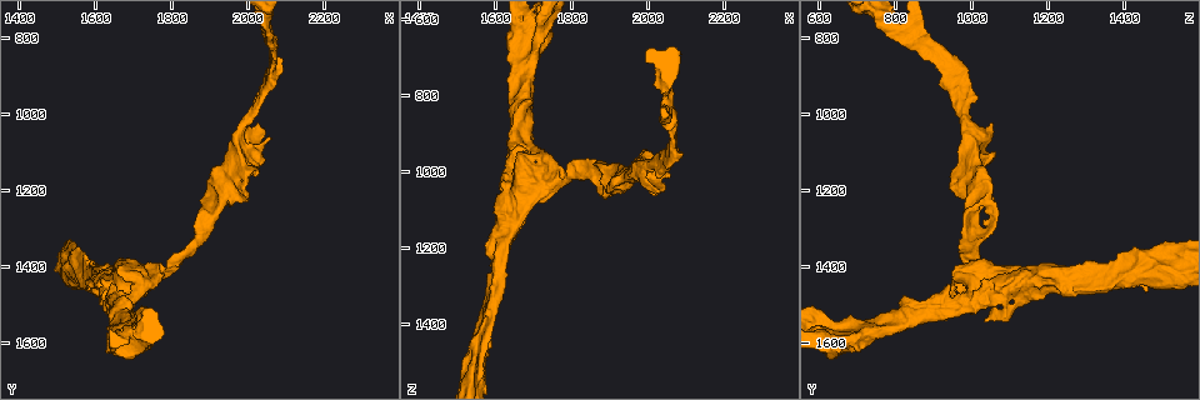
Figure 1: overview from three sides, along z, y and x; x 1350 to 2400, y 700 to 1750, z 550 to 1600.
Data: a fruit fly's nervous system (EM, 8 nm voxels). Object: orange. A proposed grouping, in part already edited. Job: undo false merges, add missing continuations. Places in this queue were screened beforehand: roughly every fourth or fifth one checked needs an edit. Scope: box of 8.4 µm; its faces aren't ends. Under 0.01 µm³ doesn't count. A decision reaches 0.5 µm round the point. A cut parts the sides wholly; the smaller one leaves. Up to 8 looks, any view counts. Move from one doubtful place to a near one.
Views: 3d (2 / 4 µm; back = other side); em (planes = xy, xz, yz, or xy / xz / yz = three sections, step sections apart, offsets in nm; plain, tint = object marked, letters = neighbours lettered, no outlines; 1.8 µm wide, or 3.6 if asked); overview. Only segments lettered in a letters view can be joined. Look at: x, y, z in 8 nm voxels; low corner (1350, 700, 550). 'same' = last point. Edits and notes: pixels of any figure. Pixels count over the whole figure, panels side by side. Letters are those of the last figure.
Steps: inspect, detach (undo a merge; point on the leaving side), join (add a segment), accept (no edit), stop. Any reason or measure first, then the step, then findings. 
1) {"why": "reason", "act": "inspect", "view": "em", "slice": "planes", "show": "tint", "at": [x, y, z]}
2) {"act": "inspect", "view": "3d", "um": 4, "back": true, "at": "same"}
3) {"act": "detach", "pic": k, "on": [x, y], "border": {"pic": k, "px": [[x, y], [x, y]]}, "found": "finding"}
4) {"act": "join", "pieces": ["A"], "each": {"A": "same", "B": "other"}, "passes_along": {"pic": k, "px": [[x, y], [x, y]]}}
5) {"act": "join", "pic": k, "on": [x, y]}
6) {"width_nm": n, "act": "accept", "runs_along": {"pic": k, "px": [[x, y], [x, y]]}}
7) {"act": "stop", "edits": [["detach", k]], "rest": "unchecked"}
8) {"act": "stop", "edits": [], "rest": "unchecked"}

{"why": "branch stops here", "act": "inspect", "view": "em", "slice": "xy", "step": 8, "show": "tint", "at": [2050, 875, 985]}

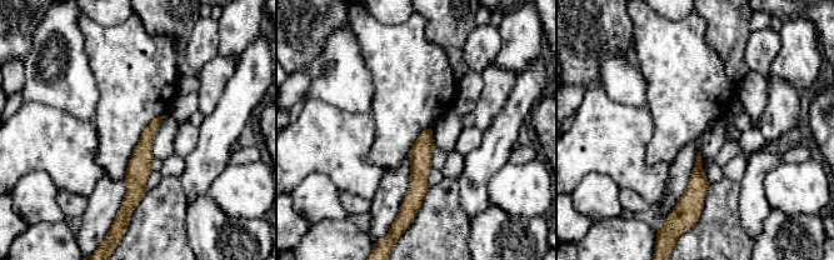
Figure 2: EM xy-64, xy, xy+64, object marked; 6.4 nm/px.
{"act": "inspect", "view": "em", "slice": "xy", "step": 8, "show": "letters", "at": "same"}

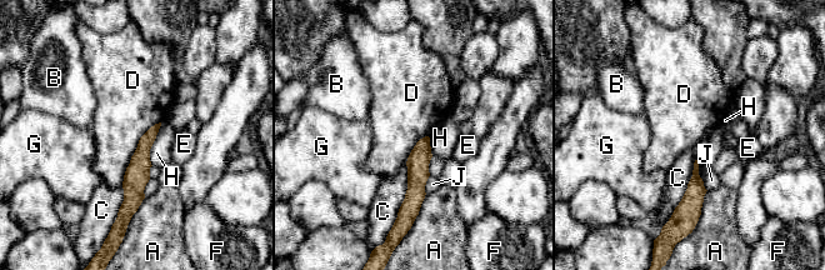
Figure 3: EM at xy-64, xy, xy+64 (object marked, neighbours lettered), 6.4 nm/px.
{"act": "accept", "each": {"A": "other", "B": "other", "C": "other", "D": "other", "E": "other", "F": "other", "G": "other", "H": "other", "J": "other"}, "border": {"pic": 3, "px": [[160, 121], [140, 138], [121, 185]]}, "found": "none of them fits"}

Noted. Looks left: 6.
{"why": "two arms in line, one across", "act": "inspect", "view": "3d", "um": 4, "at": [1935, 1195, 1010]}

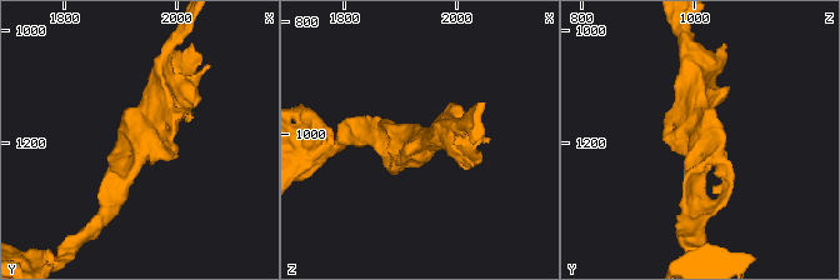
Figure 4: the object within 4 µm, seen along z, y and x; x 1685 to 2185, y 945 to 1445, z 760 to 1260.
{"act": "inspect", "view": "em", "slice": "planes", "show": "plain", "at": [1940, 1205, 1015]}

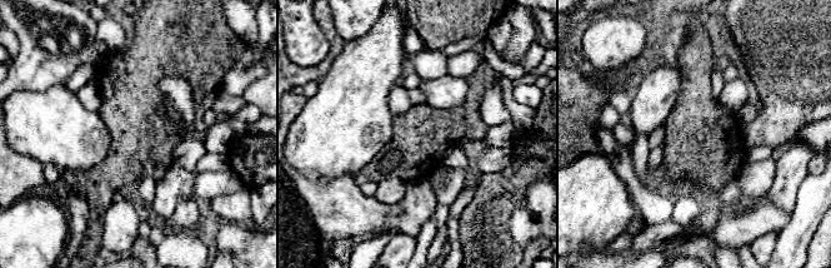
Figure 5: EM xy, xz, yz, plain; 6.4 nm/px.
{"why": "what lies round it", "act": "inspect", "view": "em", "slice": "planes", "show": "letters", "at": "same"}

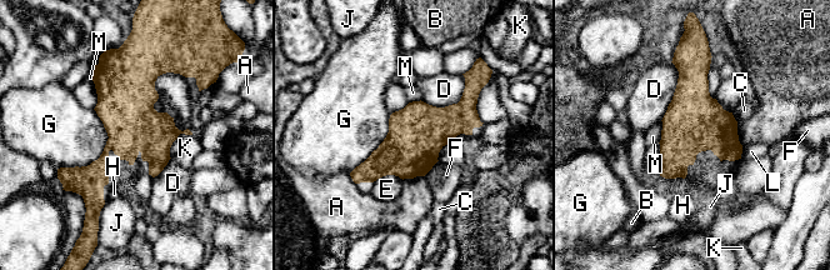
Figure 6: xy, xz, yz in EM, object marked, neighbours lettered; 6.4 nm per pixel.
{"act": "accept", "each": {"A": "other", "B": "other", "C": "other", "D": "other", "E": "other", "F": "other", "G": "other", "H": "other", "J": "other", "K": "other", "L": "other", "M": "other"}, "found": "one neuron here"}

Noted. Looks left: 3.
{"act": "inspect", "view": "em", "slice": "xz", "step": 4, "show": "letters", "at": [1660, 1505, 935]}

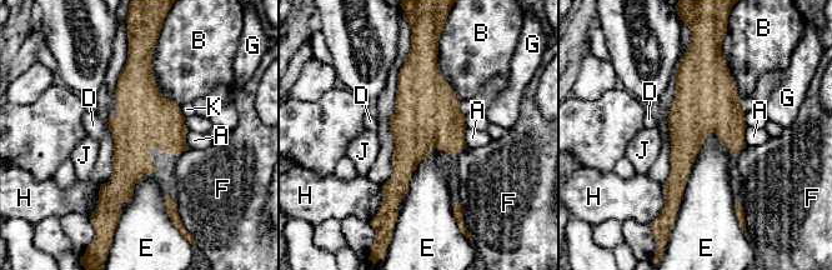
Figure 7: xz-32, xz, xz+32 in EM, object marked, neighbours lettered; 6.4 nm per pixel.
{"longest_contact_nm": ["B", 400], "act": "accept", "each": {"A": "other", "B": "other", "D": "other", "E": "other", "F": "other", "G": "other", "H": "other", "J": "other", "K": "other"}, "runs_along": {"pic": 7, "px": [[133, 59], [133, 155], [113, 204]]}, "found": "all the same neuron"}

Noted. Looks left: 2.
{"act": "stop", "edits": [], "rest": "unchecked"}

